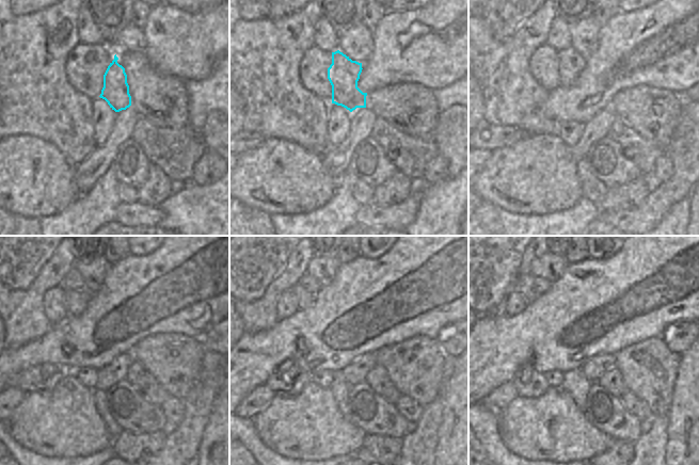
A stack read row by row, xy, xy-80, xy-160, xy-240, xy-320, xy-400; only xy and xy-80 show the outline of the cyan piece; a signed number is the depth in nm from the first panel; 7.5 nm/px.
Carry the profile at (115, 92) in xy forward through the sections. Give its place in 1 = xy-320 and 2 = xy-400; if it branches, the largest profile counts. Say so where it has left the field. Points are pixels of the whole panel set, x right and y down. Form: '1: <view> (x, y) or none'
1: xy-320 (304, 298)
2: xy-400 (523, 283)

